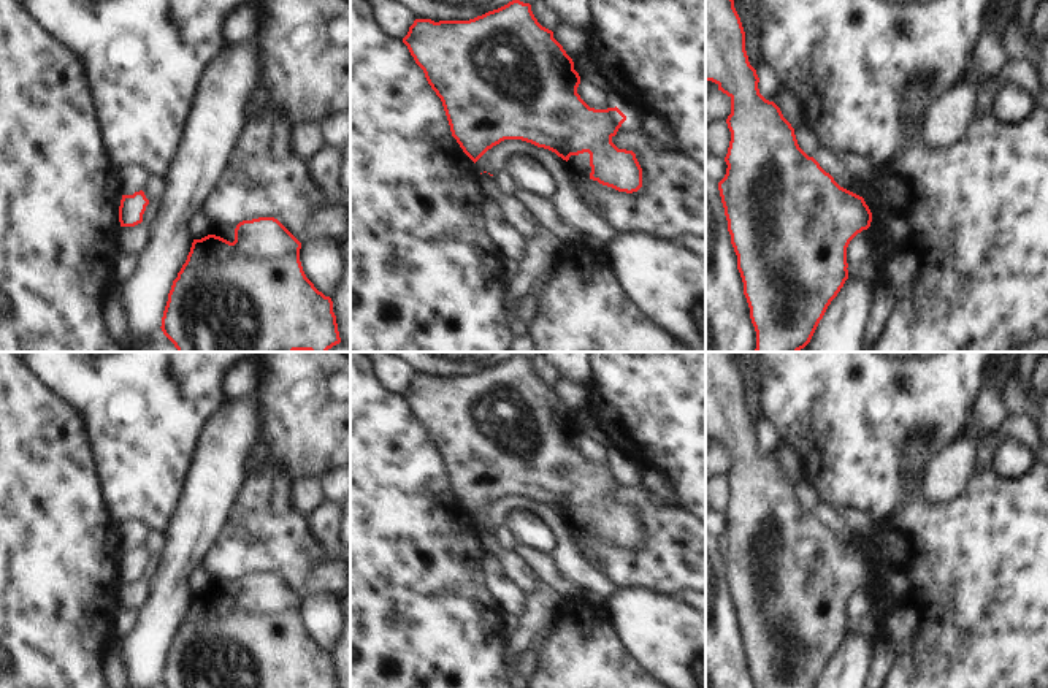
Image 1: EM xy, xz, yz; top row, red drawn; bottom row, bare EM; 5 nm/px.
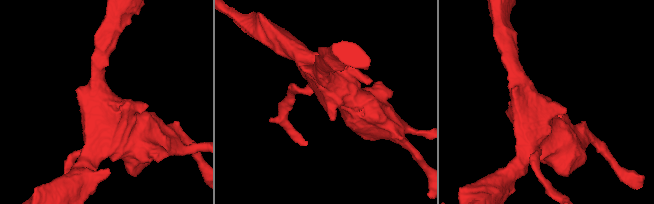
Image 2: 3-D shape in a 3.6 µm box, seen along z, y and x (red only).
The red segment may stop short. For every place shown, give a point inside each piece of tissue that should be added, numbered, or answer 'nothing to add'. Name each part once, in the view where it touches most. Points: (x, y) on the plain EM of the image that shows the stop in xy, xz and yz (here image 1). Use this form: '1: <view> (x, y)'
nothing to add

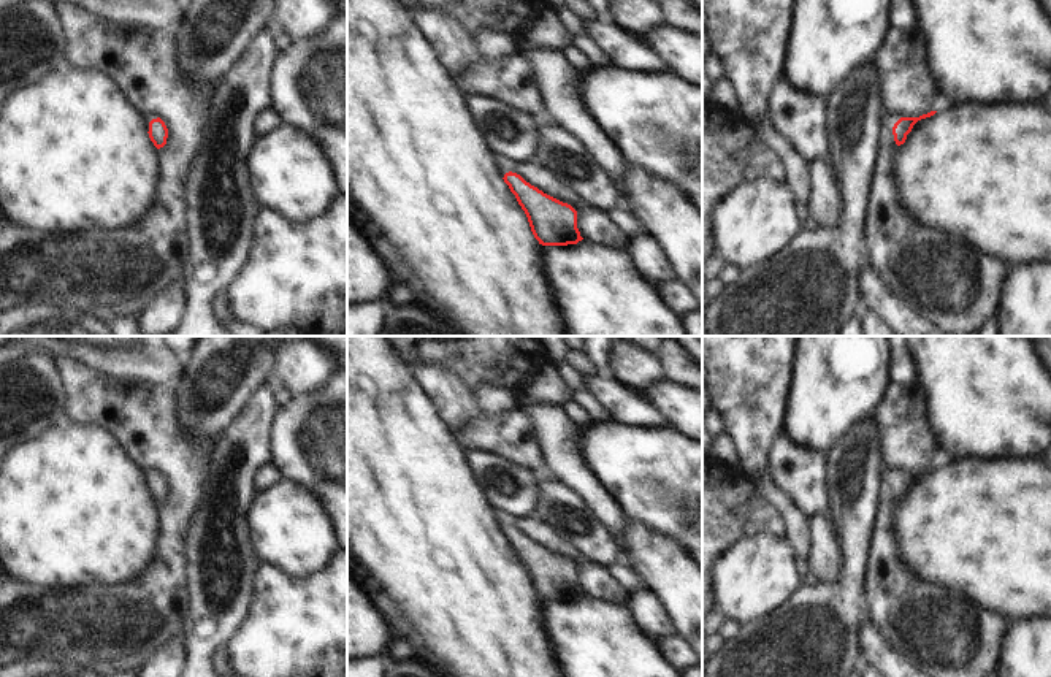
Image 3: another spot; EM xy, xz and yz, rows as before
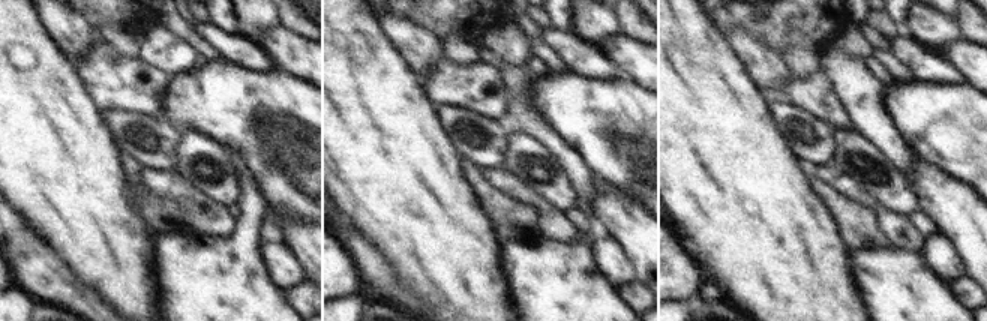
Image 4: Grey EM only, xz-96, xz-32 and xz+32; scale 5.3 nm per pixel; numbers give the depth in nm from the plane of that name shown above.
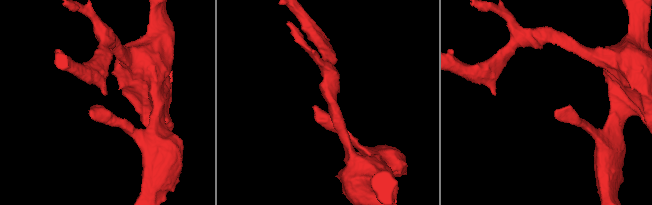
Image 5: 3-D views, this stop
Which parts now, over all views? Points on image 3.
1: yz (888, 476)

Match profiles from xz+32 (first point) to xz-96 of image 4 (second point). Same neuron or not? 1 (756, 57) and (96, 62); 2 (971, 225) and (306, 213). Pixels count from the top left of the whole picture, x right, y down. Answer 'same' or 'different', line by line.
1: different
2: different

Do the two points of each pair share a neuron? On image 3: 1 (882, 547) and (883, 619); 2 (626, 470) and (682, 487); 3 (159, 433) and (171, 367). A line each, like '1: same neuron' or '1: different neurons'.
1: same neuron
2: same neuron
3: different neurons

